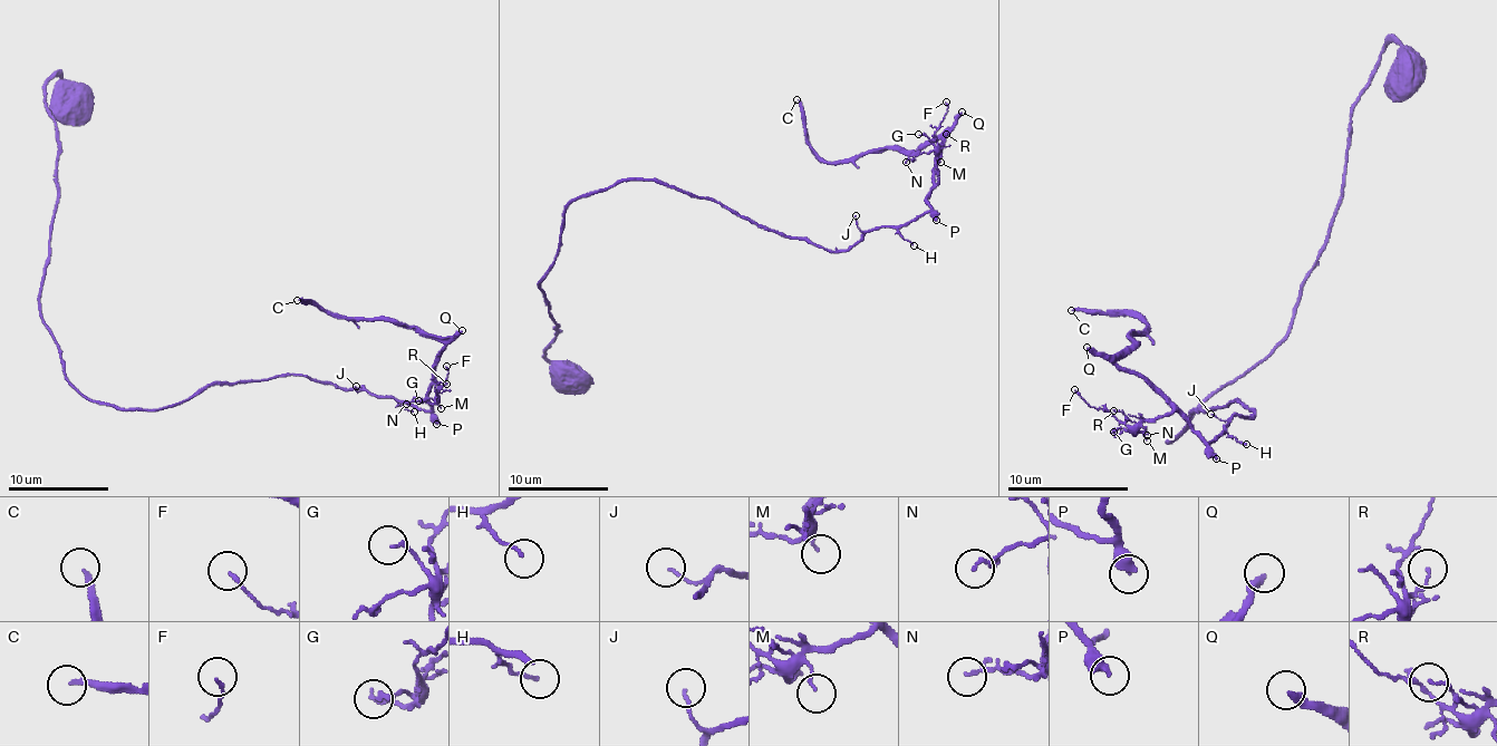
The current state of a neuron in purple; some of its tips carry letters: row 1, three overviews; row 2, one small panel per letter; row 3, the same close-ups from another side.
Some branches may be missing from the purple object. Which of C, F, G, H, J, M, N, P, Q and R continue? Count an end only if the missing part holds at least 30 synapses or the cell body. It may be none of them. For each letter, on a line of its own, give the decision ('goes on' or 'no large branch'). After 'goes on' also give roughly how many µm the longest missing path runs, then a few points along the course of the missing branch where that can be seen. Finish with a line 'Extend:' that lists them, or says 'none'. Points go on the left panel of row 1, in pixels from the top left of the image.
C: goes on | 120 µm
F: no large branch
G: no large branch
H: no large branch
J: no large branch
M: no large branch
N: no large branch
P: no large branch
Q: goes on | 100 µm
R: no large branch
Extend: C, Q

